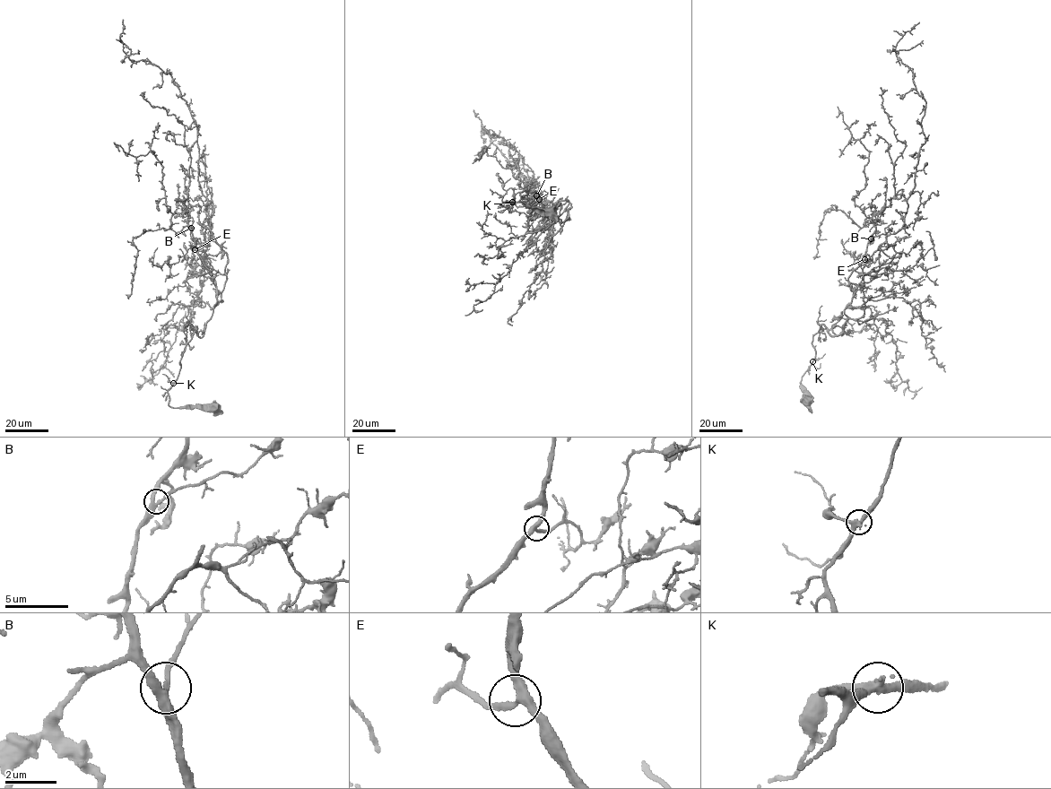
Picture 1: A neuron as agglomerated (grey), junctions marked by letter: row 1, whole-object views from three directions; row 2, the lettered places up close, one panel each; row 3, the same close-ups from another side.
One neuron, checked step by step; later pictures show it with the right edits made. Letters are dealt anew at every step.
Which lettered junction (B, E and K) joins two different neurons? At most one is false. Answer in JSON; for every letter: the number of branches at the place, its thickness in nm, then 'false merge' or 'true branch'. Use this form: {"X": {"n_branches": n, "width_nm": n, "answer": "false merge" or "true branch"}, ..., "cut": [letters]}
{"B": {"n_branches": 3, "width_nm": 300, "answer": "true branch"}, "E": {"n_branches": 3, "width_nm": 280, "answer": "true branch"}, "K": {"n_branches": 3, "width_nm": 300, "answer": "true branch"}, "cut": []}

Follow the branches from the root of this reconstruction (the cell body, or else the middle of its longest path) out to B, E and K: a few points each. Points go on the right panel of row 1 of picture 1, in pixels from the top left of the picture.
B: (809, 401), (800, 386), (812, 337), (823, 324), (832, 336), (843, 331), (848, 276), (871, 238)
E: (809, 401), (800, 386), (812, 337), (823, 324), (832, 336), (843, 331), (848, 276), (864, 259)
K: (809, 401), (800, 383), (812, 361)

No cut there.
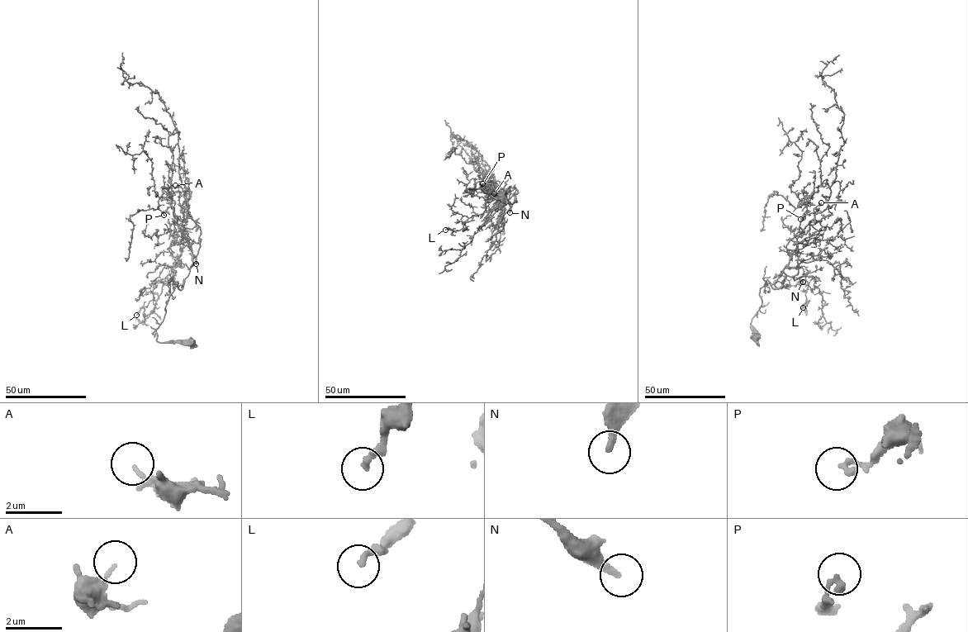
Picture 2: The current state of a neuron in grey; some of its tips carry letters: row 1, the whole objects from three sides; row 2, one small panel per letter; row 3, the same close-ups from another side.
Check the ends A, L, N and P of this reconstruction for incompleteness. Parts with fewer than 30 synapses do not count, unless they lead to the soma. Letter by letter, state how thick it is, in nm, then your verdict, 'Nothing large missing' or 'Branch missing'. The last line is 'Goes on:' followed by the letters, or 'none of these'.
A: Thickness 160 nm. Nothing large missing
L: Thickness 220 nm. Nothing large missing
N: Thickness 280 nm. Branch missing
P: Thickness 220 nm. Nothing large missing
Goes on: N

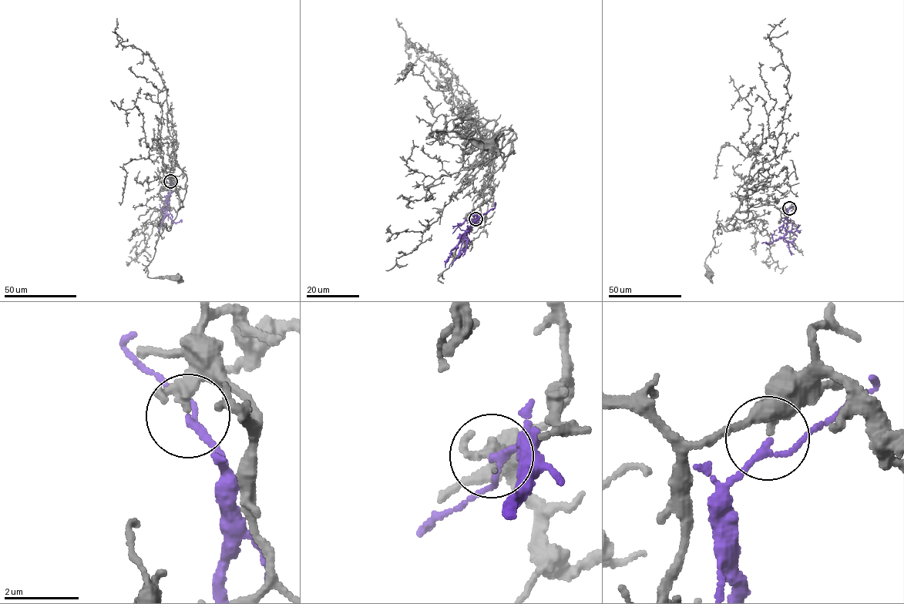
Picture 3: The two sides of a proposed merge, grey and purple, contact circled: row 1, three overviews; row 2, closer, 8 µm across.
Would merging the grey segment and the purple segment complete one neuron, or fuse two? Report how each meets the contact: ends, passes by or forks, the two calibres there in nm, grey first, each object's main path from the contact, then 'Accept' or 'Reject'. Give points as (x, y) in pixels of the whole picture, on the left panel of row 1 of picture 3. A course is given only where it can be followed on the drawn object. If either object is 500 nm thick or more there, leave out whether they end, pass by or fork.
At the ring grey passes by. At the ring purple passes by. Thickness 220 nm (grey) against 150 nm. Course of grey: (170, 181), (185, 188), (186, 193), (170, 229), (165, 227), (156, 241), (146, 270), (149, 277), (177, 276). Course of purple: (170, 181), (171, 190), (166, 213), (173, 221), (181, 219), (181, 222). Reject

